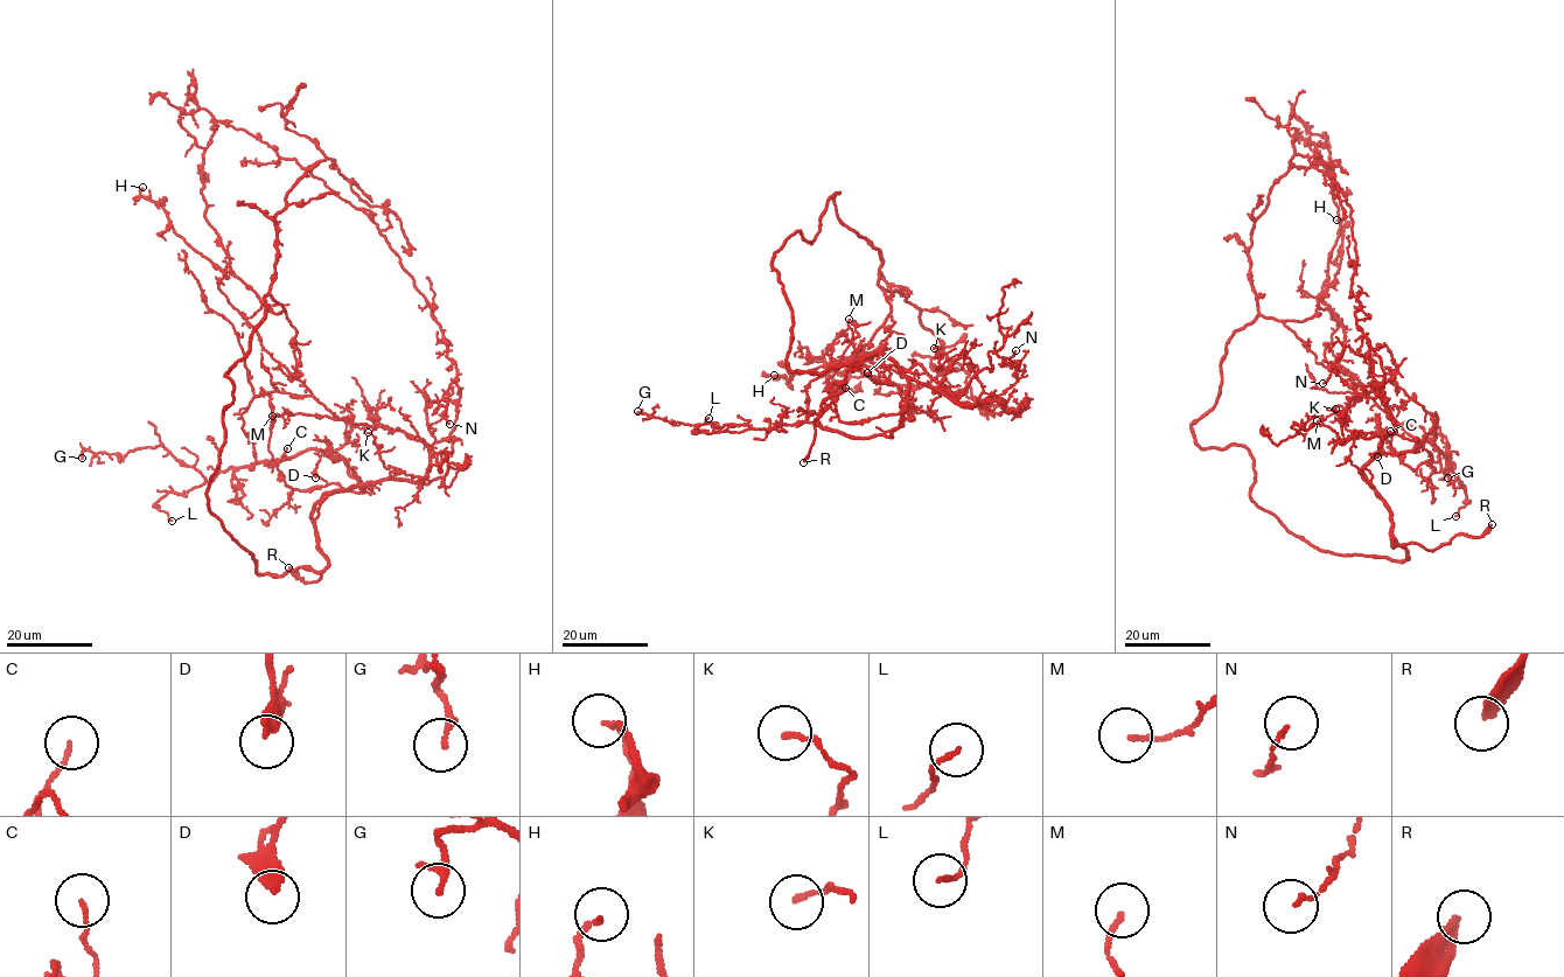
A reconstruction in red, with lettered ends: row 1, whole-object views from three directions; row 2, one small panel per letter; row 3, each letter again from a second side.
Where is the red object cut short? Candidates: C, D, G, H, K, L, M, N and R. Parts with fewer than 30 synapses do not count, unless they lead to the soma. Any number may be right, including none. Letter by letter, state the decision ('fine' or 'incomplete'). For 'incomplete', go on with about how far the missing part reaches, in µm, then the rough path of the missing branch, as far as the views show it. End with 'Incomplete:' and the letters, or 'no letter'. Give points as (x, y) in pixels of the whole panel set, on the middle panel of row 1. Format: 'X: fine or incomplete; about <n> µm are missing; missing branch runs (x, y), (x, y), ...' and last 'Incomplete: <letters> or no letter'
C: fine
D: fine
G: fine
H: fine
K: fine
L: fine
M: fine
N: fine
R: incomplete; about 35 µm are missing; missing branch runs (803, 462), (763, 499), (739, 550)
Incomplete: R

